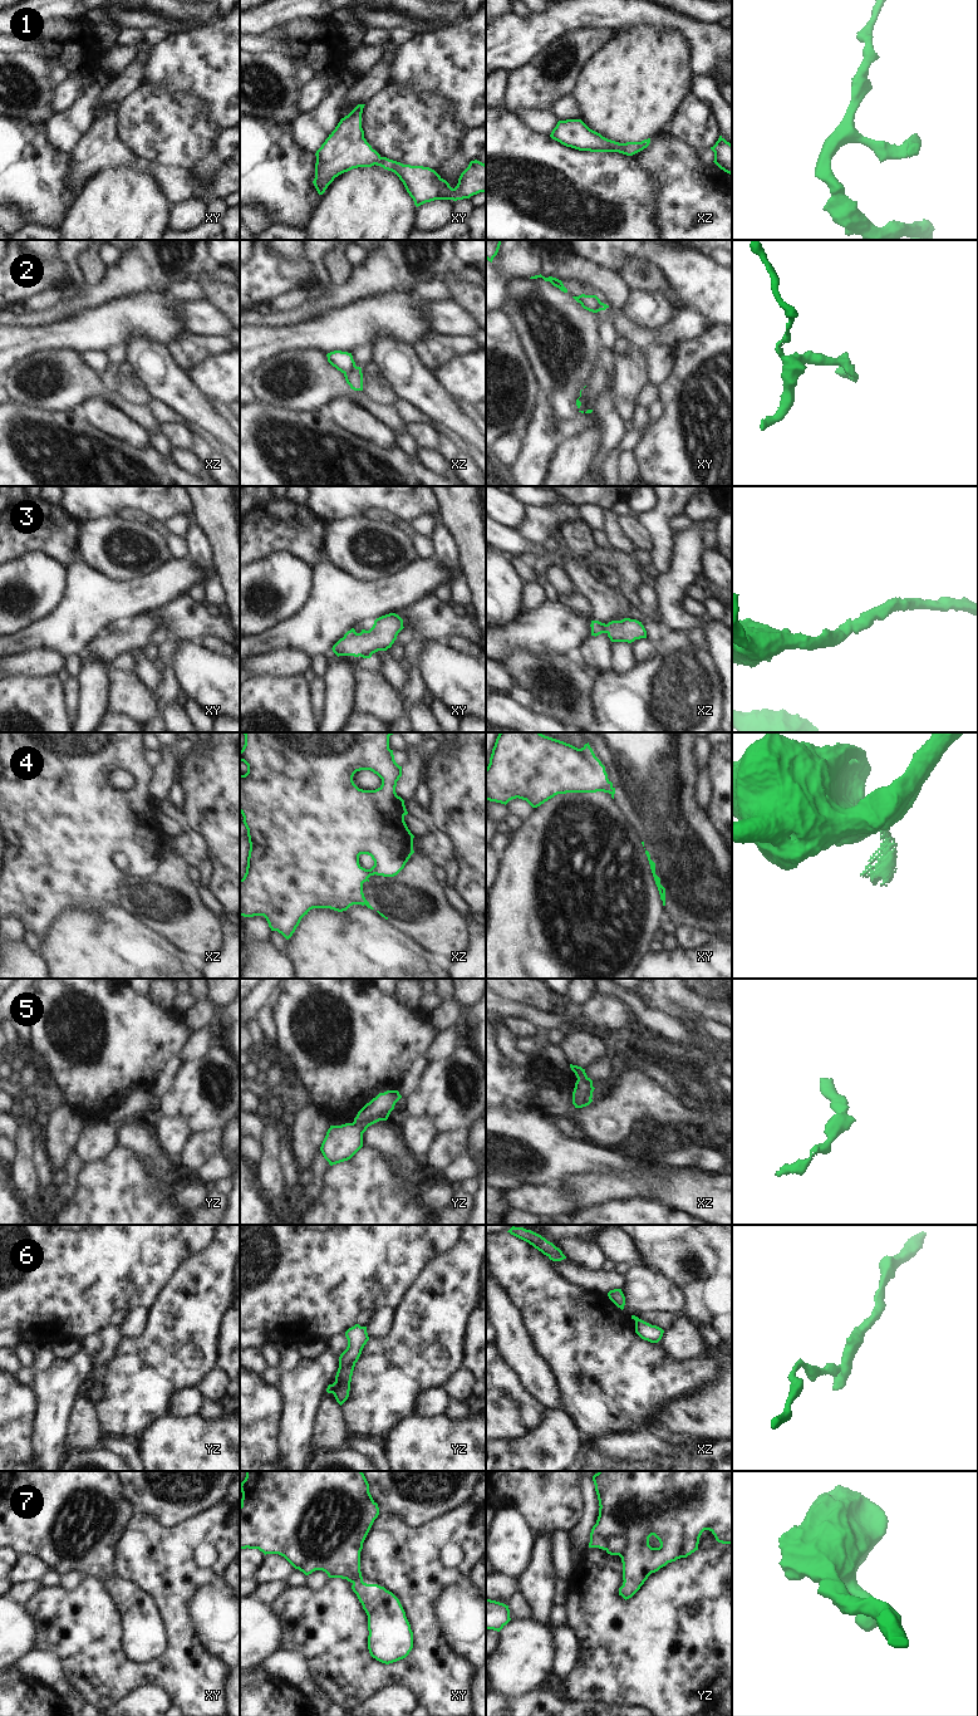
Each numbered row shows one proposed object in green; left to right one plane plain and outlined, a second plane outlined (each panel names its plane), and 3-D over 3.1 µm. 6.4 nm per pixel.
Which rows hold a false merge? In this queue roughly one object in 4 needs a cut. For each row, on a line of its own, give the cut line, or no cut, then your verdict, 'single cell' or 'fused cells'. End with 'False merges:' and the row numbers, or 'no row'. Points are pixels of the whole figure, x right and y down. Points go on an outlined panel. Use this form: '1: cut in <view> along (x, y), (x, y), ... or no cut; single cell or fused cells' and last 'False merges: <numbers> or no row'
1: no cut; single cell
2: cut in xz along (355, 366), (344, 373); fused cells
3: no cut; single cell
4: cut in xy along (613, 788), (610, 793); fused cells
5: no cut; single cell
6: cut in yz along (333, 1383), (334, 1393); fused cells
7: no cut; single cell
False merges: 2, 4, 6

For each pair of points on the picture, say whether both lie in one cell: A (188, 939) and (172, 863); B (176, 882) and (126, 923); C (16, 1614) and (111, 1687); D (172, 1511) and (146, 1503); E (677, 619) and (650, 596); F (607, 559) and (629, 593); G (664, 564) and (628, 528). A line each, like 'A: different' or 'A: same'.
A: same
B: different
C: different
D: same
E: different
F: same
G: different

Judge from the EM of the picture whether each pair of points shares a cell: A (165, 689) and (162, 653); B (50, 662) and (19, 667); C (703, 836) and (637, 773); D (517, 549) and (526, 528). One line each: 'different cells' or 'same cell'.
A: same cell
B: same cell
C: same cell
D: different cells

